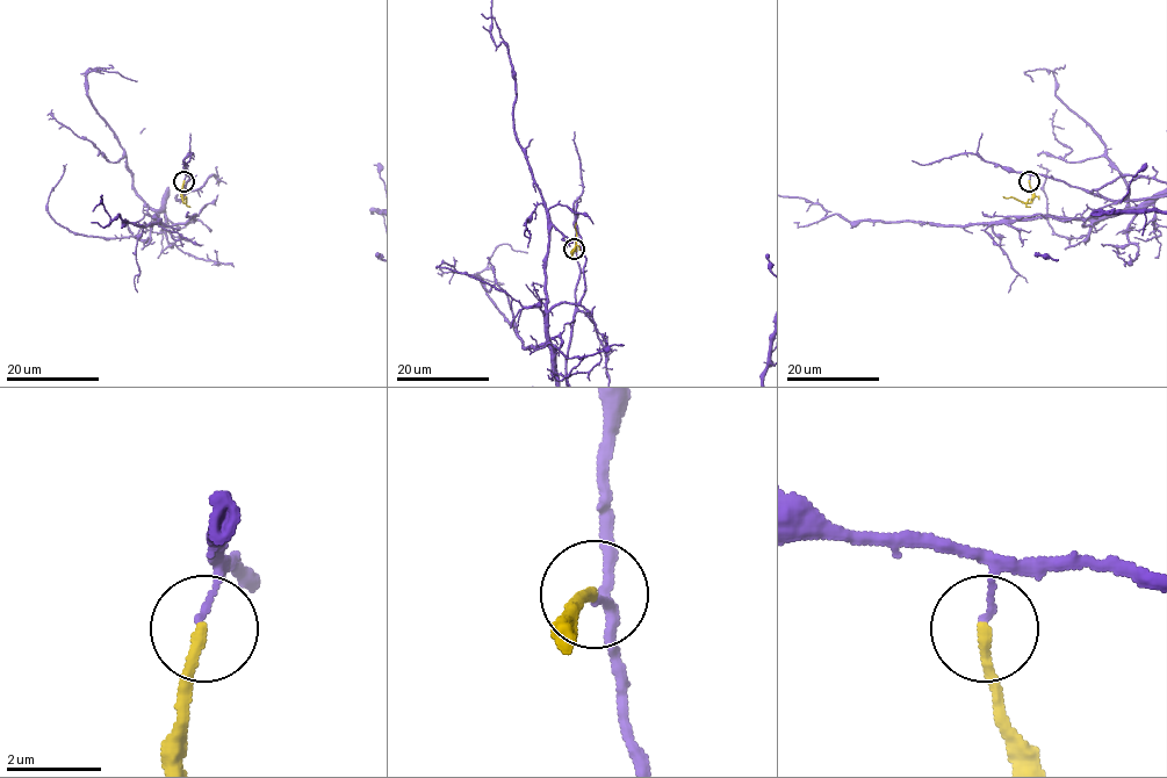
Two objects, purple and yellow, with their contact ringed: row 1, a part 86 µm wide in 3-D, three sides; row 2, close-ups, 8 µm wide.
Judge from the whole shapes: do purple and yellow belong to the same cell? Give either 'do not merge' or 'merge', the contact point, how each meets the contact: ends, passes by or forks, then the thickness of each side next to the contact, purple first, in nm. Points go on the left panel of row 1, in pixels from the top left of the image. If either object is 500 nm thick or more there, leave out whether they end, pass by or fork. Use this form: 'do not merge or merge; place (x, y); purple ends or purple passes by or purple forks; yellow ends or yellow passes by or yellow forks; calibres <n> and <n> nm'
do not merge; place (184, 181); purple ends; yellow ends; calibres 120 and 240 nm

